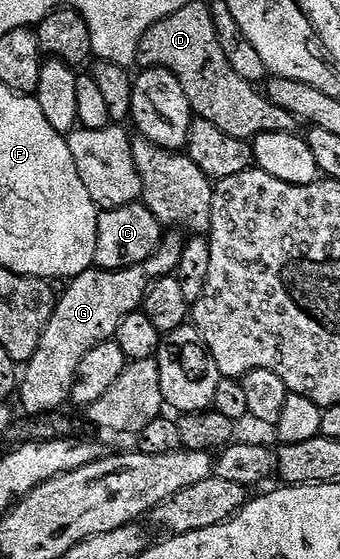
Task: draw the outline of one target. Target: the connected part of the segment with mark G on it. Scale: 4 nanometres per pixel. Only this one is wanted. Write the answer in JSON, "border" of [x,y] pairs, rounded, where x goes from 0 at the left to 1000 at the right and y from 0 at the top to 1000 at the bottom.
{"border":[[[491,413],[465,445],[418,472],[338,487],[271,478],[203,503],[185,513],[194,515],[185,522],[179,517],[153,569],[118,605],[118,619],[59,673],[62,735],[74,742],[168,737],[191,725],[182,721],[206,716],[206,699],[218,694],[218,678],[235,662],[247,633],[259,633],[259,626],[294,612],[338,606],[353,576],[365,576],[376,562],[421,549],[429,522],[450,508],[485,494],[521,488],[544,438],[547,429],[532,413]]]}

